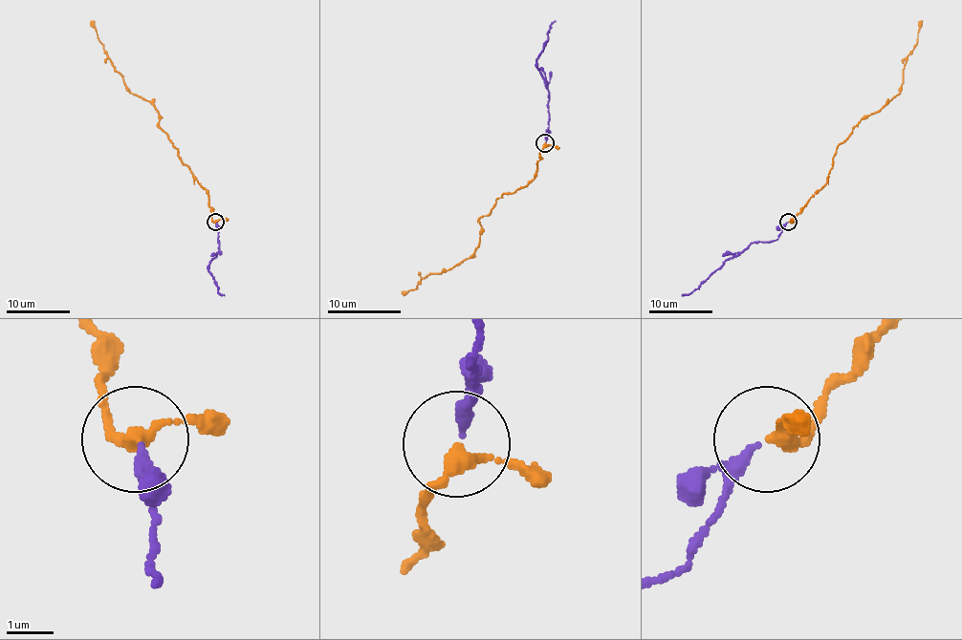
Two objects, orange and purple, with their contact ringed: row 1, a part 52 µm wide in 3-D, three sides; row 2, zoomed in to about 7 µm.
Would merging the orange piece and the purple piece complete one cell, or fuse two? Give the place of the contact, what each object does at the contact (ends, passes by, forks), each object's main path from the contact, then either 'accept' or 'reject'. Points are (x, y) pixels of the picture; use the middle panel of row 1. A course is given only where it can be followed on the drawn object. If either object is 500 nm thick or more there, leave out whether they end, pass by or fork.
place (545, 142); orange passes by; purple passes by; course orange (544, 143), (537, 174), (524, 187), (504, 192), (479, 220), (479, 246), (402, 294); course purple (546, 141), (548, 83), (537, 67), (537, 55), (556, 21); accept

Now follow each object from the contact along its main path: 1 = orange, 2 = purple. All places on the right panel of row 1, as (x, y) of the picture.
1: (789, 221), (827, 181), (832, 158), (856, 125), (899, 94), (902, 70), (916, 42), (921, 20)
2: (787, 223), (775, 240), (752, 242), (693, 291), (682, 296)

